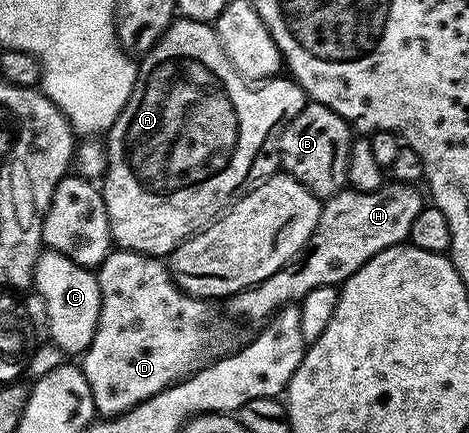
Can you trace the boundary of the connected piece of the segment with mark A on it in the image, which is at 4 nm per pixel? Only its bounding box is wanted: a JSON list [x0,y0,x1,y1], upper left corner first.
[100,16,308,259]

